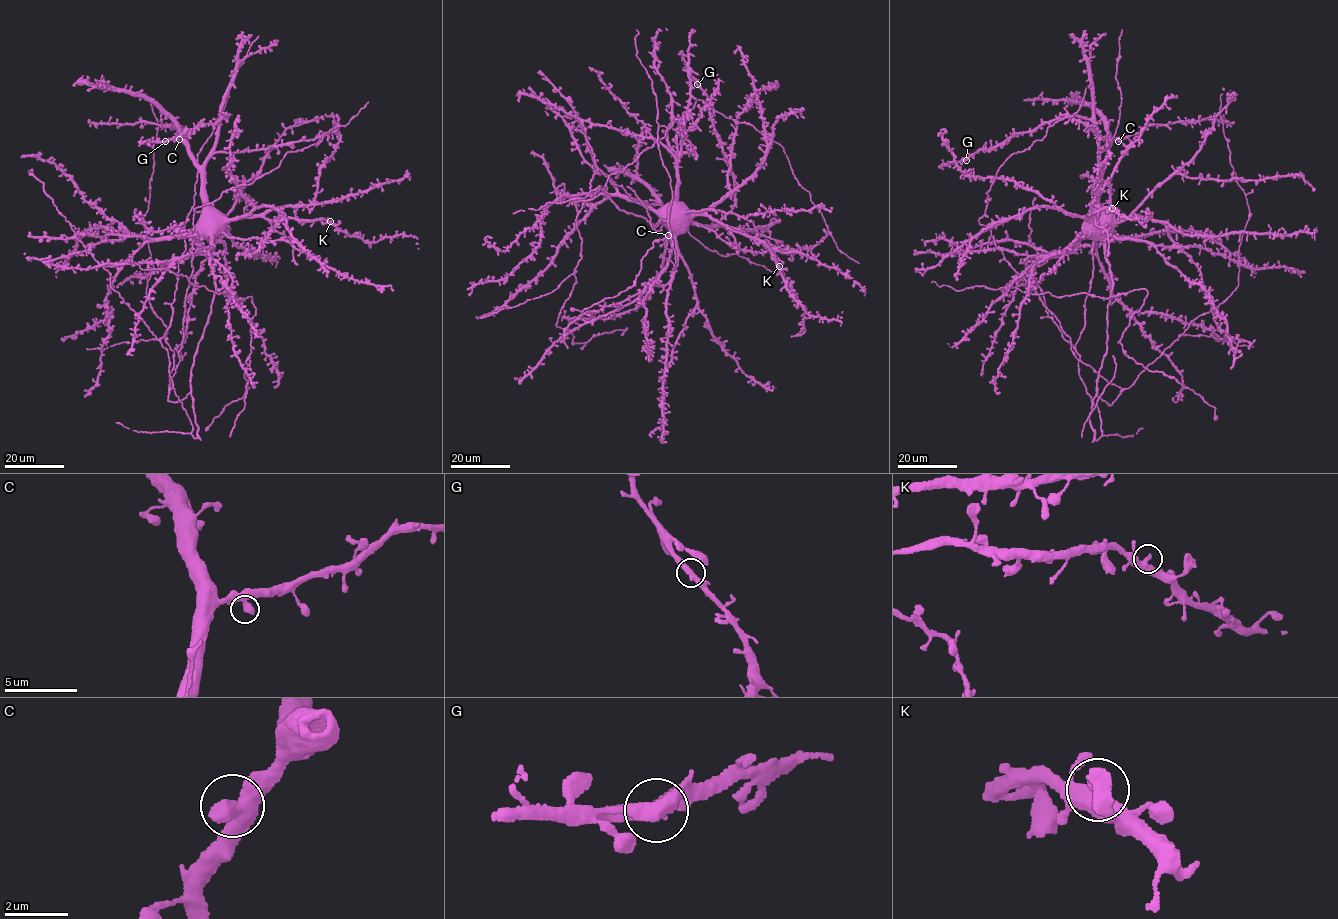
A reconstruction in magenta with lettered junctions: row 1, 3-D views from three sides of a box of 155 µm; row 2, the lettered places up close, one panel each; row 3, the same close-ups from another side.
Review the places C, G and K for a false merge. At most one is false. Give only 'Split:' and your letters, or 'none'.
Split: none

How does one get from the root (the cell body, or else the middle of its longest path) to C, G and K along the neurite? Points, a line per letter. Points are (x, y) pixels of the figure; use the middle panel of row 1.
C: (666, 209), (683, 221), (668, 235)
G: (666, 209), (679, 219), (711, 226), (734, 203), (733, 172), (710, 117), (709, 99), (697, 84)
K: (666, 209), (675, 208), (685, 217), (711, 216), (733, 230), (760, 239), (779, 266)

